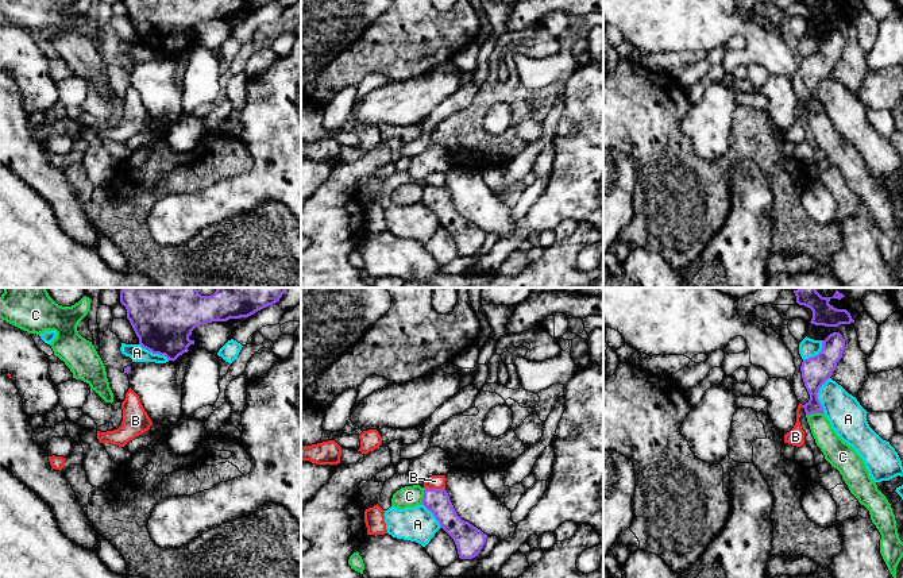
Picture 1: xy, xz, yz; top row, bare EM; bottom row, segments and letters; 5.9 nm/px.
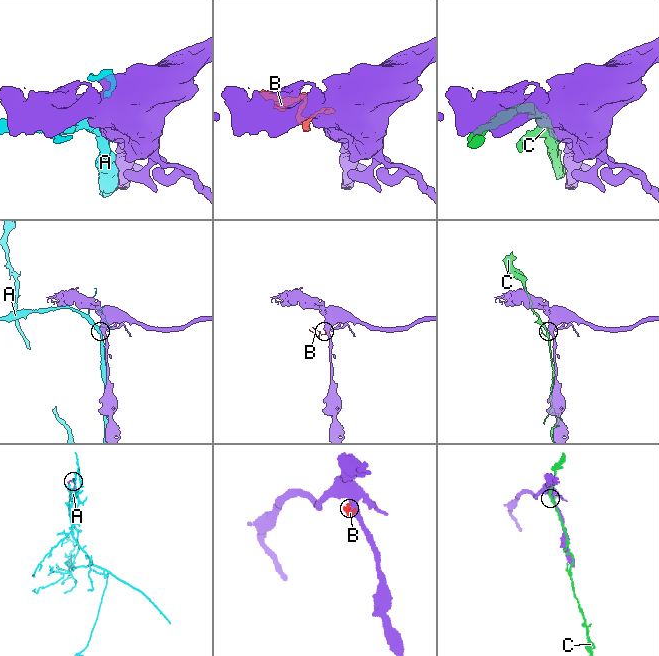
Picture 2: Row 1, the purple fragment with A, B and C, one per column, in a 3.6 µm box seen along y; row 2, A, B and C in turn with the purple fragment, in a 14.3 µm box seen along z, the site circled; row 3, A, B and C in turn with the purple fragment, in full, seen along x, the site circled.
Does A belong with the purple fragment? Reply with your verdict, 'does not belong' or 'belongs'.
does not belong

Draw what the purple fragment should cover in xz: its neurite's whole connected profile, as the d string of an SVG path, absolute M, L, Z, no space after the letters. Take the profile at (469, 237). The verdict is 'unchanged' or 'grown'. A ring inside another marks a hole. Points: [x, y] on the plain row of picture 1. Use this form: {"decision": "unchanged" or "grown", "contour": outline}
{"decision": "unchanged", "contour": "M424 185L422 203L433 211L440 226L454 236L460 257L478 254L486 240L487 232L460 216L445 186Z"}

